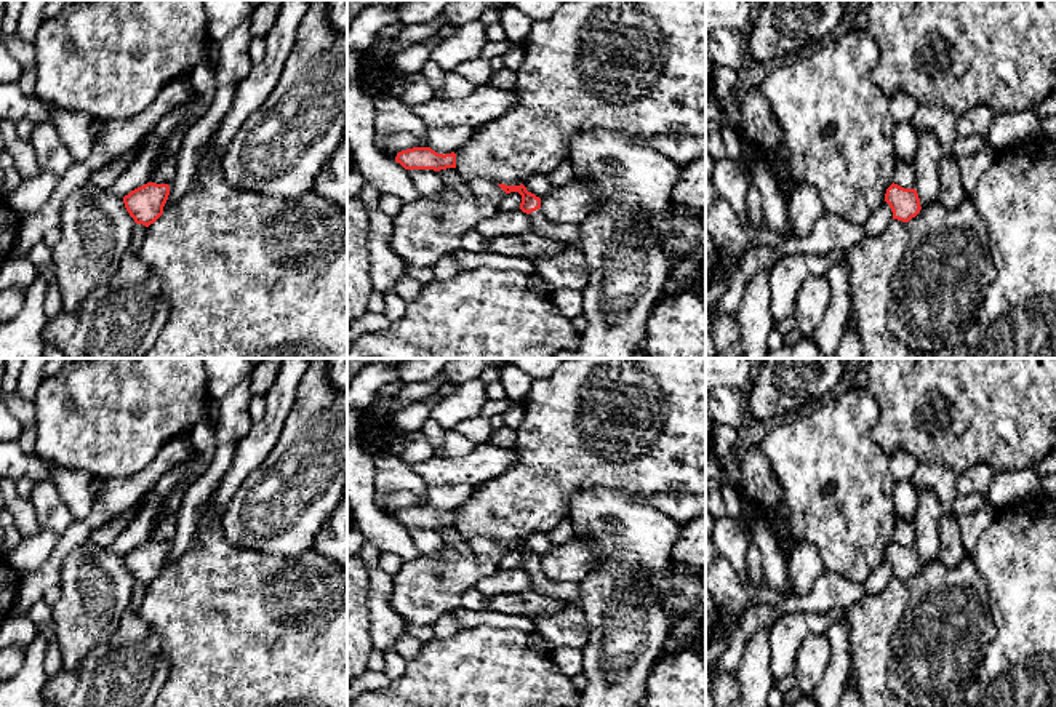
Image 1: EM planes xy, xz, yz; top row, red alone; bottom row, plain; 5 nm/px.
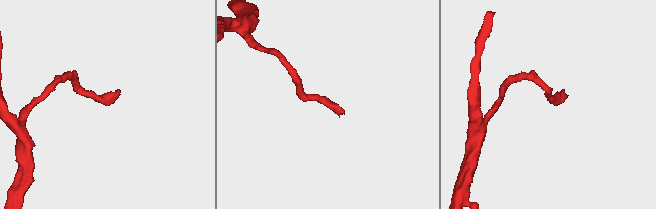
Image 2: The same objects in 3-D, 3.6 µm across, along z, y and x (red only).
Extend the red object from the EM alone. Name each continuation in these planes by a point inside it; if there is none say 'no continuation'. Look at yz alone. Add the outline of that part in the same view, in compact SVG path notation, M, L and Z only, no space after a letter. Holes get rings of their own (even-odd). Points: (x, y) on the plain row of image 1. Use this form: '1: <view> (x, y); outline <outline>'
no continuation

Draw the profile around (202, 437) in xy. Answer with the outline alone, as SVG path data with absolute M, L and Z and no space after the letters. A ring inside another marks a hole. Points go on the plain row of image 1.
M208 398L203 406L203 413L200 421L190 429L189 437L194 448L198 451L198 459L192 465L192 470L187 480L171 494L168 499L165 510L162 513L162 520L154 533L150 533L149 541L155 542L170 542L176 531L176 515L181 509L184 496L190 485L194 485L211 465L216 453L216 440L214 432L210 427L208 411L213 405L213 400Z

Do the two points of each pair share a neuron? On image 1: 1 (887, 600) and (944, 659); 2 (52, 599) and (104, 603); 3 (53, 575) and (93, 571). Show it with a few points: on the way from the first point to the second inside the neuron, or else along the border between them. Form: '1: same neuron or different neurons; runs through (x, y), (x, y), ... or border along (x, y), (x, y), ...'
1: different neurons; border along (908, 581), (908, 608), (893, 637), (892, 653)
2: different neurons; border along (60, 586), (61, 597), (52, 610)
3: different neurons; border along (84, 544), (63, 562), (58, 584)

